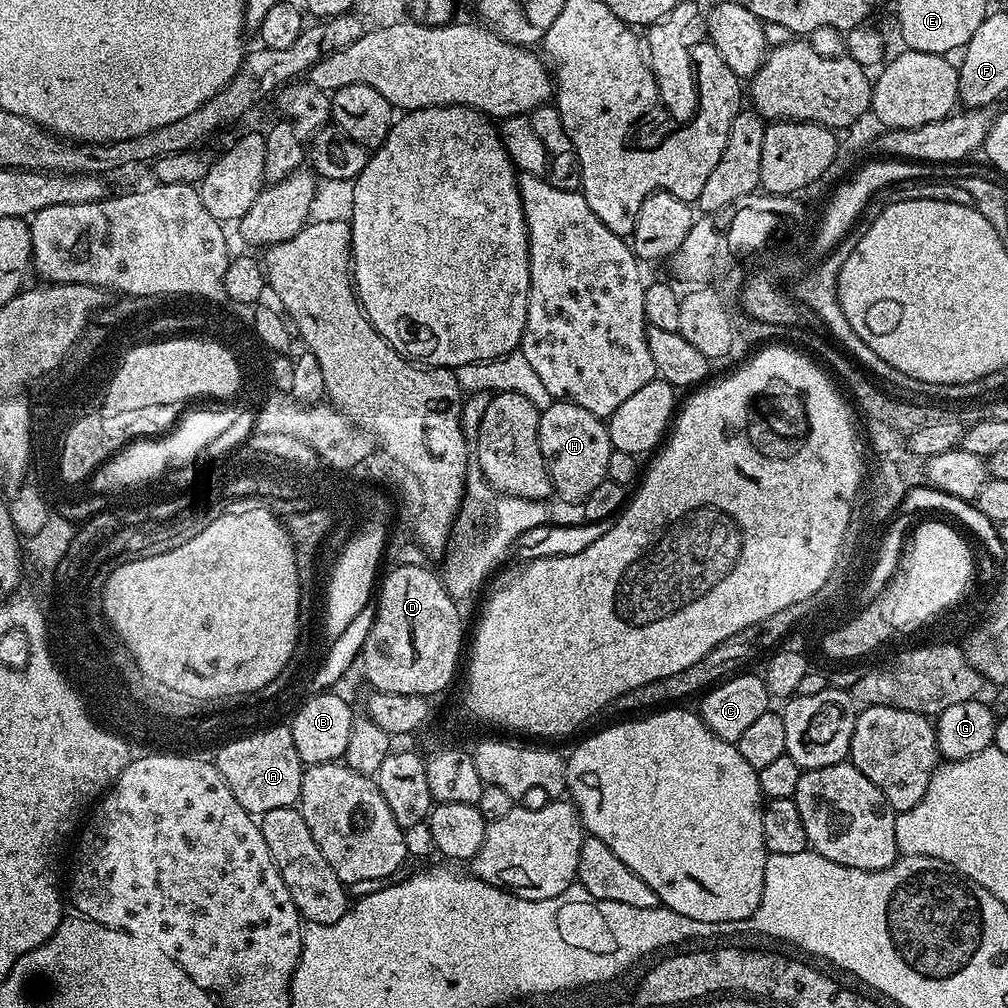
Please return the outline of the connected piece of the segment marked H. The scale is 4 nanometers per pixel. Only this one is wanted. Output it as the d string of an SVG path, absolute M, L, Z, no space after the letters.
M568 400L551 403L540 413L538 438L542 458L552 479L552 491L566 503L583 505L584 499L598 487L598 482L608 479L606 461L613 449L611 436L607 423L590 410Z

